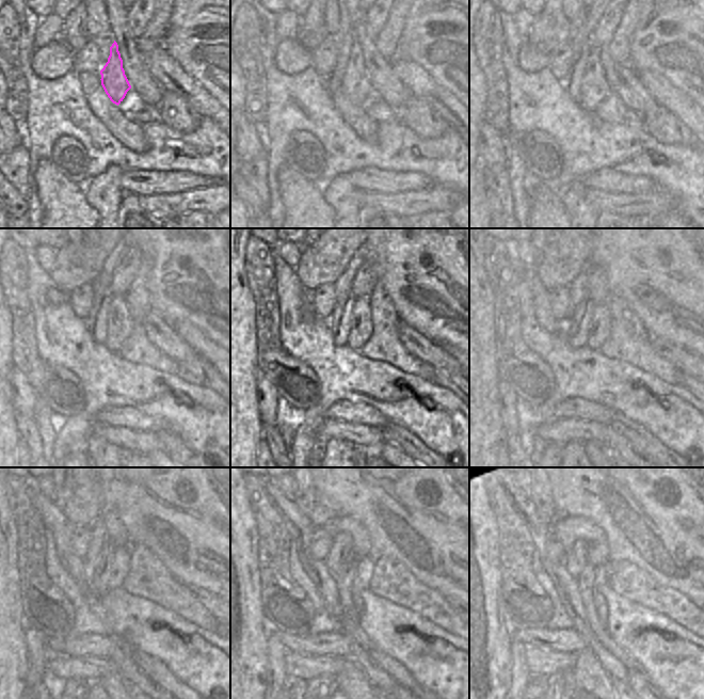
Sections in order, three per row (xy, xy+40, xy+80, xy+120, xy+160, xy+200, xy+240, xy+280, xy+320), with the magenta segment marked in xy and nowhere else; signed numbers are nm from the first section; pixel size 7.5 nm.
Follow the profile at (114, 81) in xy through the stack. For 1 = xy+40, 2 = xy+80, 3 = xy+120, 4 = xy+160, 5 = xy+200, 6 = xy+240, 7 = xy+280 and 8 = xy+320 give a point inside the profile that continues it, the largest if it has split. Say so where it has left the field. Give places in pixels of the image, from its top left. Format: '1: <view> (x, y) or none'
1: xy+40 (355, 85)
2: xy+80 (594, 85)
3: xy+120 (120, 322)
4: xy+160 (361, 330)
5: xy+200 (601, 324)
6: xy+240 (122, 562)
7: xy+280 (363, 566)
8: xy+320 (602, 573)

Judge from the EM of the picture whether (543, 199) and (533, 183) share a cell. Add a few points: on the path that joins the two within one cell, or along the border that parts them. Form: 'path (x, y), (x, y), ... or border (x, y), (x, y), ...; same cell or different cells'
path (540, 194), (540, 186), (538, 185); same cell

